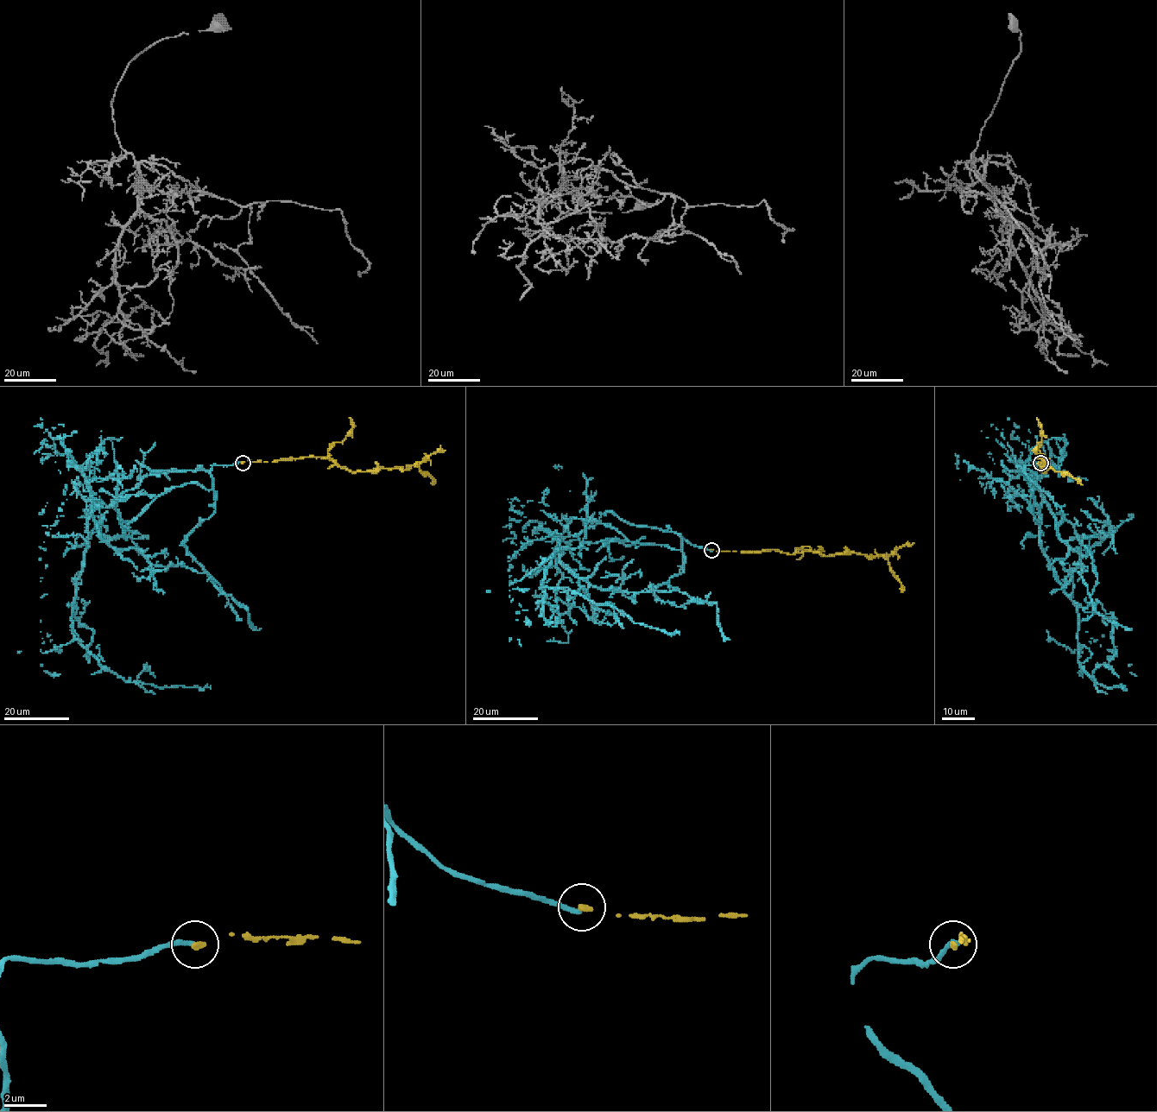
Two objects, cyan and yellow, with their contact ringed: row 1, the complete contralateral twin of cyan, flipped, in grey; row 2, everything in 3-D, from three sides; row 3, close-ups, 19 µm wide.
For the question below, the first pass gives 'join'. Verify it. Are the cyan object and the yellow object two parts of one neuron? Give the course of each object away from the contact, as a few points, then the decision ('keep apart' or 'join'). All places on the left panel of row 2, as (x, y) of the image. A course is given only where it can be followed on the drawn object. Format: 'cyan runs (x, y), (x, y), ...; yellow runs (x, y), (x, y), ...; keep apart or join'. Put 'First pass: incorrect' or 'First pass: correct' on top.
First pass: incorrect
cyan runs (243, 462), (213, 464), (185, 543), (223, 593), (110, 547), (93, 502), (72, 607), (102, 667), (211, 688); yellow runs (243, 462), (326, 458), (353, 472), (408, 470), (415, 465), (432, 478), (433, 485); keep apart

